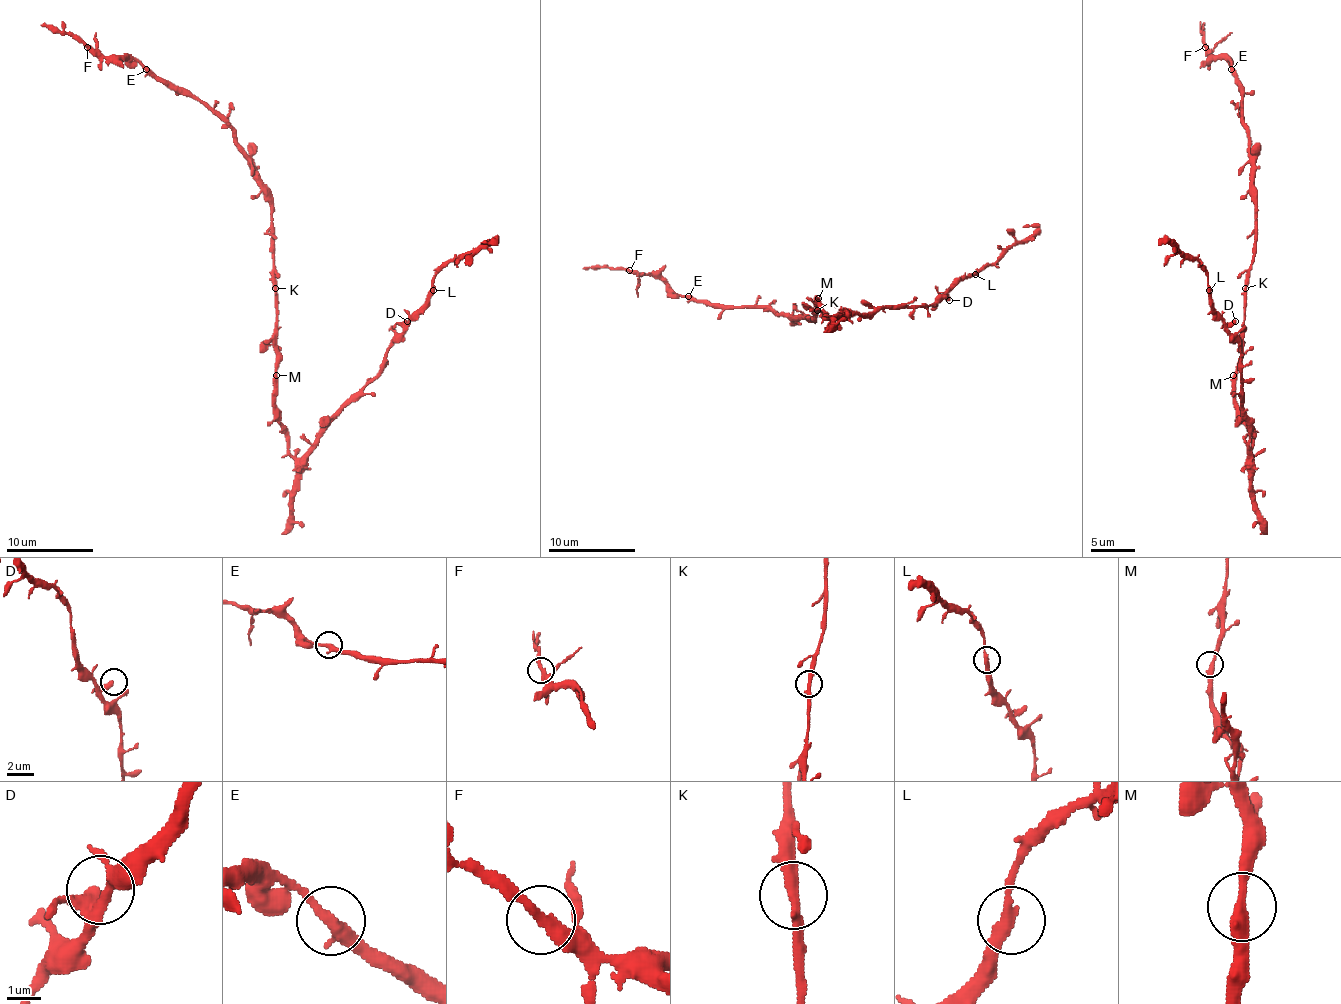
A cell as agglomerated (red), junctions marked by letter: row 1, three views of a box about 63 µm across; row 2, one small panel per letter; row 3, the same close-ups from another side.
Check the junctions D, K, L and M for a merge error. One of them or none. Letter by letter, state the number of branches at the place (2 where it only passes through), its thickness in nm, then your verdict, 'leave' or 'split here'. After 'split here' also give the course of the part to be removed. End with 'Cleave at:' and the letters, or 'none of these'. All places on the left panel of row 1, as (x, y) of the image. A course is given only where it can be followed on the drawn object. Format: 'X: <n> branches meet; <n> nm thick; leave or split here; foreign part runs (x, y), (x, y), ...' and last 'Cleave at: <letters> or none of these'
D: 2 branches meet; 320 nm thick; leave
K: 2 branches meet; 320 nm thick; leave
L: 2 branches meet; 300 nm thick; leave
M: 2 branches meet; 320 nm thick; leave
Cleave at: none of these

